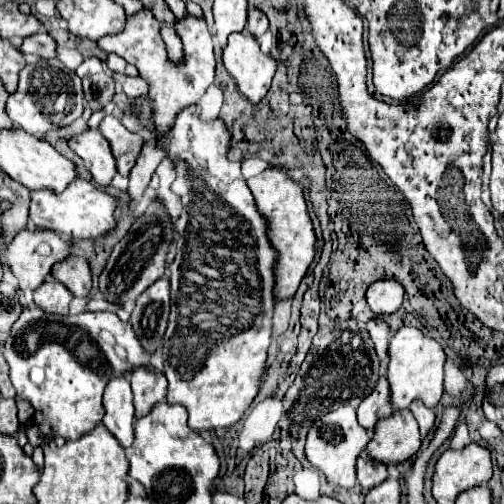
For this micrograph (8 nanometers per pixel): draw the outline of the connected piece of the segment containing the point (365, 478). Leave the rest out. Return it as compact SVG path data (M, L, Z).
M368 451L360 453L360 457L358 457L358 481L364 489L364 493L368 489L380 485L386 477L388 477L386 465L380 465L378 461L372 461L372 457L368 457Z

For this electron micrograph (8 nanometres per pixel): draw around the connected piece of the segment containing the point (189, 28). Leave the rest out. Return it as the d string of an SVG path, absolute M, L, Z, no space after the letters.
M144 7L134 17L128 17L122 33L102 37L98 41L98 45L106 53L118 53L122 59L126 59L128 63L138 67L140 77L144 77L150 83L148 97L152 99L152 105L154 105L156 131L164 133L172 125L176 113L180 109L184 109L186 105L196 103L204 95L204 91L212 85L212 81L214 81L214 53L212 53L212 39L206 29L206 21L200 21L200 19L188 15L184 21L176 23L176 31L180 33L180 39L184 43L184 53L186 53L186 63L176 67L168 61L166 49L164 49L164 43L162 43L158 31L160 31L160 23L152 17L150 9Z

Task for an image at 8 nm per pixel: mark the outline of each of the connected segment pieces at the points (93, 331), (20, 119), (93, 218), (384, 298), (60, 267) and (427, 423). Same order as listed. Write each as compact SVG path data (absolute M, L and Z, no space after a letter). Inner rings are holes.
M26 307L22 309L22 315L20 319L12 325L12 331L10 331L10 337L6 339L4 343L4 359L8 361L10 365L10 379L12 379L12 385L16 389L16 397L18 399L28 399L32 403L32 407L36 409L34 411L34 421L40 425L42 433L50 439L50 437L64 437L64 439L78 439L82 437L84 433L92 431L96 427L96 423L102 421L104 417L104 407L102 407L102 393L104 393L104 387L110 379L122 375L124 371L130 371L130 367L136 367L136 365L150 365L150 353L144 353L144 349L140 349L140 341L132 329L130 323L124 323L120 321L120 317L116 313L110 313L110 311L84 311L84 313L78 313L78 315L48 315L44 313L42 309L38 307Z
M44 59L38 65L26 65L24 71L20 71L20 83L16 93L8 97L6 109L14 125L36 137L42 137L48 131L68 127L72 121L82 117L84 111L84 91L80 85L80 77L68 71L60 63L60 59Z
M86 179L72 181L72 185L64 189L64 193L52 193L50 189L38 189L30 193L32 193L32 203L28 219L34 221L36 227L40 229L52 229L54 233L60 233L64 237L90 239L90 237L100 237L114 227L116 199L100 191L96 185L92 185Z
M378 279L366 291L368 307L380 315L394 313L402 305L402 299L404 299L404 289L398 281L392 279Z
M72 255L68 261L60 261L52 267L52 277L64 283L76 297L86 297L90 287L92 287L92 277L90 277L90 267L86 259Z
M412 401L410 411L412 411L412 415L416 417L416 421L418 421L418 425L420 425L422 437L426 437L428 431L434 427L434 419L436 419L436 417L434 417L434 411L428 409L422 401Z

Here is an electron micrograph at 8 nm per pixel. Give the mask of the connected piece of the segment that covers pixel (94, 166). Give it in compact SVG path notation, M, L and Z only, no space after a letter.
M88 129L86 133L72 137L70 147L78 157L82 157L86 161L90 171L94 171L94 181L100 187L108 187L112 183L112 179L118 171L116 171L116 163L114 163L112 151L108 147L108 141L104 139L104 135L100 131Z

